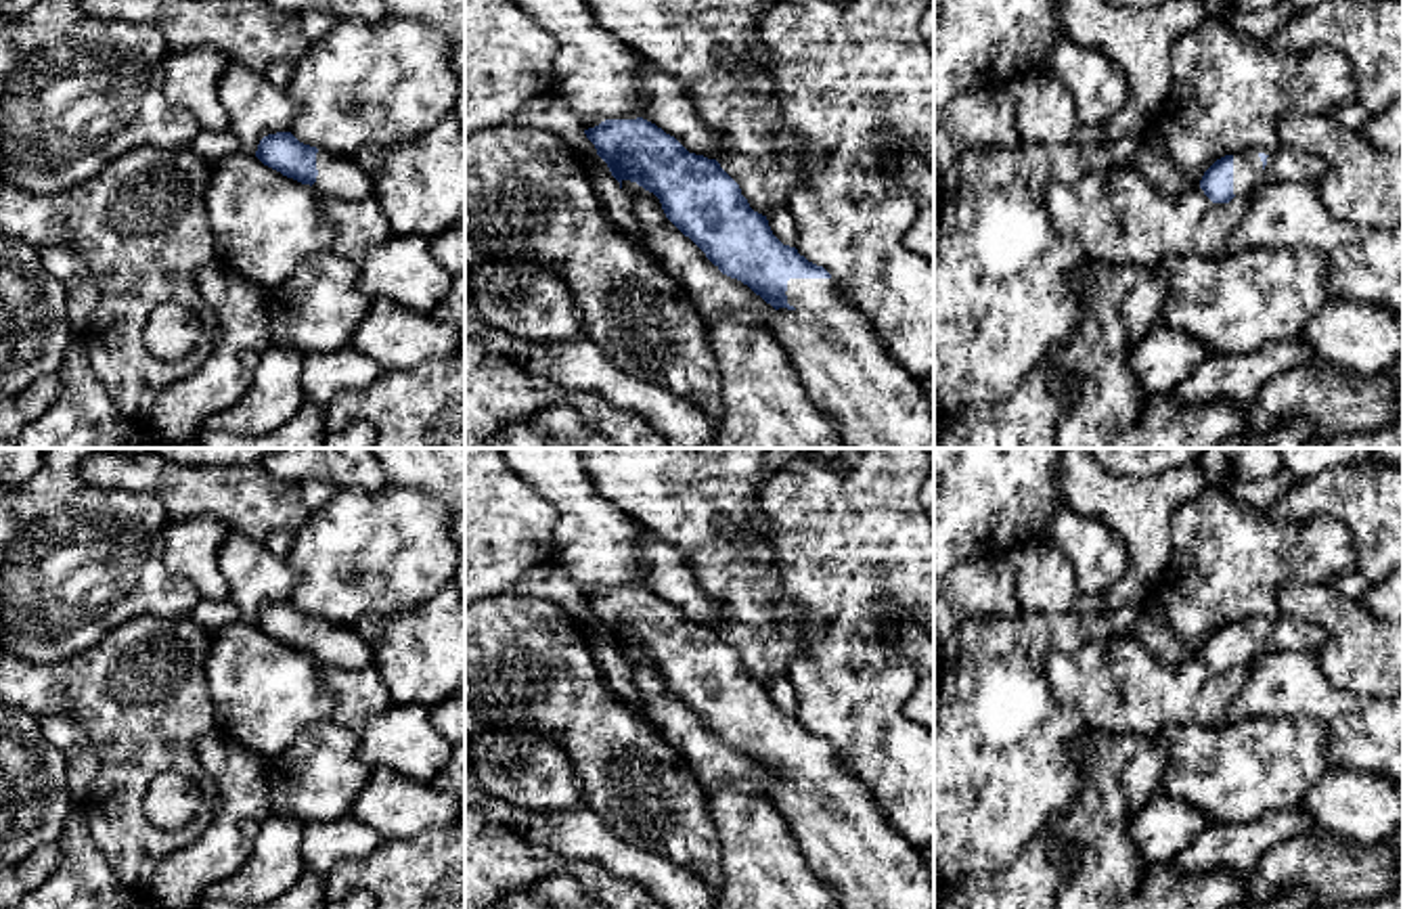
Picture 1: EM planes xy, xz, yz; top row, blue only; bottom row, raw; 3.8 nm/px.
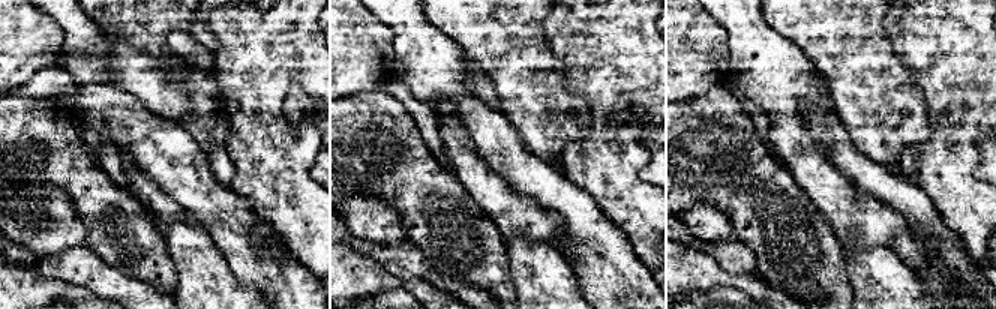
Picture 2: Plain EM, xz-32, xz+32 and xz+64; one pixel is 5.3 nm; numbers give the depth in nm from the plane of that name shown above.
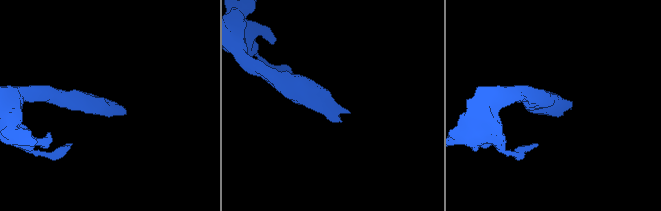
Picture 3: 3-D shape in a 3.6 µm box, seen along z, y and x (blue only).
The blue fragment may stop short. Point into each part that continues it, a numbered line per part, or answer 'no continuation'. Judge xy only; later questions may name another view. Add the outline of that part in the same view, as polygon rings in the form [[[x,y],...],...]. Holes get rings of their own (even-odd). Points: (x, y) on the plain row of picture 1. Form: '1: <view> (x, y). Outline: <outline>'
1: xy (340, 646). Outline: [[[318,618],[316,639],[318,645],[312,658],[320,666],[335,666],[346,670],[373,666],[373,647],[354,626],[333,624]]]

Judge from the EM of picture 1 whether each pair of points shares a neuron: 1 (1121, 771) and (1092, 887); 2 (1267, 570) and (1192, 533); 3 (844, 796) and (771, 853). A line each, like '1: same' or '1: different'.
1: same
2: same
3: different

